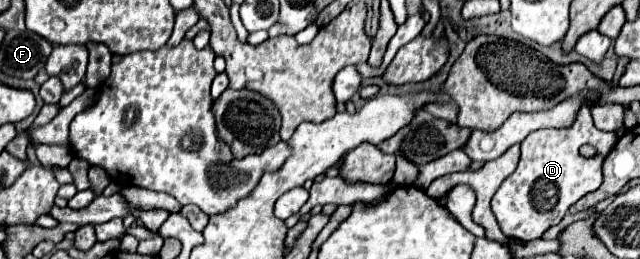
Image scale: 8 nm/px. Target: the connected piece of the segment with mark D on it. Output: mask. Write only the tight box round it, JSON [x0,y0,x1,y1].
[492,105,616,241]

